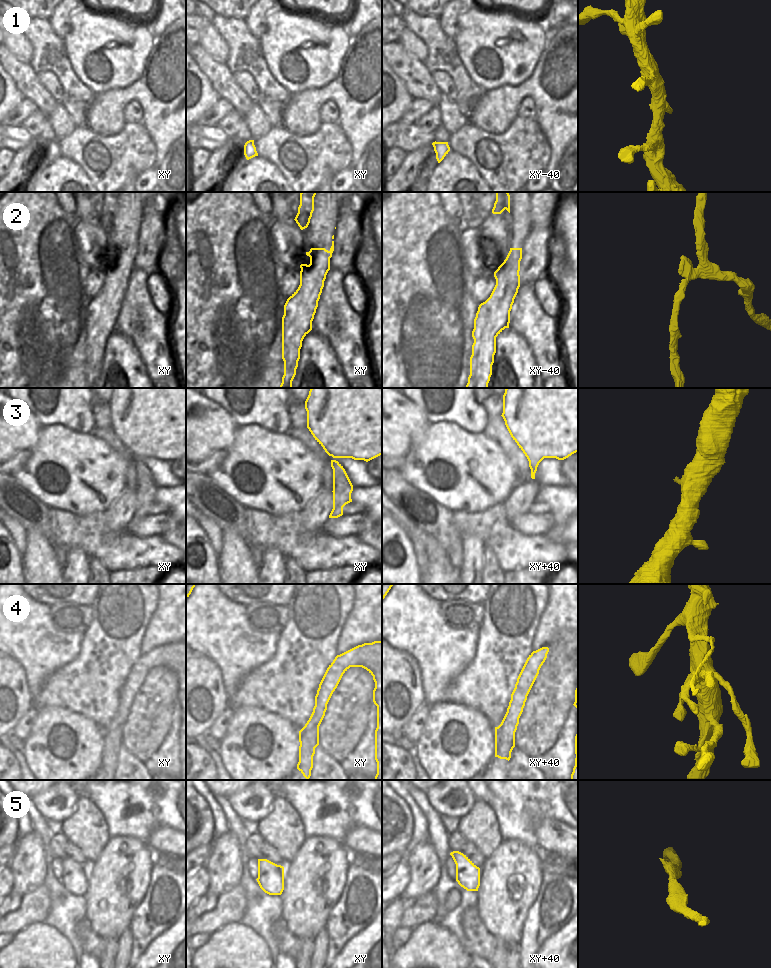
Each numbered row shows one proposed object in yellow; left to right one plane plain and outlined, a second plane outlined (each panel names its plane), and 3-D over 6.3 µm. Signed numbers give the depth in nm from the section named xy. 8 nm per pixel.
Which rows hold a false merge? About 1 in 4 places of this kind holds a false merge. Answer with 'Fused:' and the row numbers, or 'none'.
Fused: 2

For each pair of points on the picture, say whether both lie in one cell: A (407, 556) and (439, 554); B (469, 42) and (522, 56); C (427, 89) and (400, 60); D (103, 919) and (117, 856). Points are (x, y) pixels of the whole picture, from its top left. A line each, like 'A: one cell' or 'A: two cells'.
A: two cells
B: one cell
C: one cell
D: one cell

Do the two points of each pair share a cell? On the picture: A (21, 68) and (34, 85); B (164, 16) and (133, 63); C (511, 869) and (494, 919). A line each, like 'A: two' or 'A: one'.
A: one
B: two
C: one

